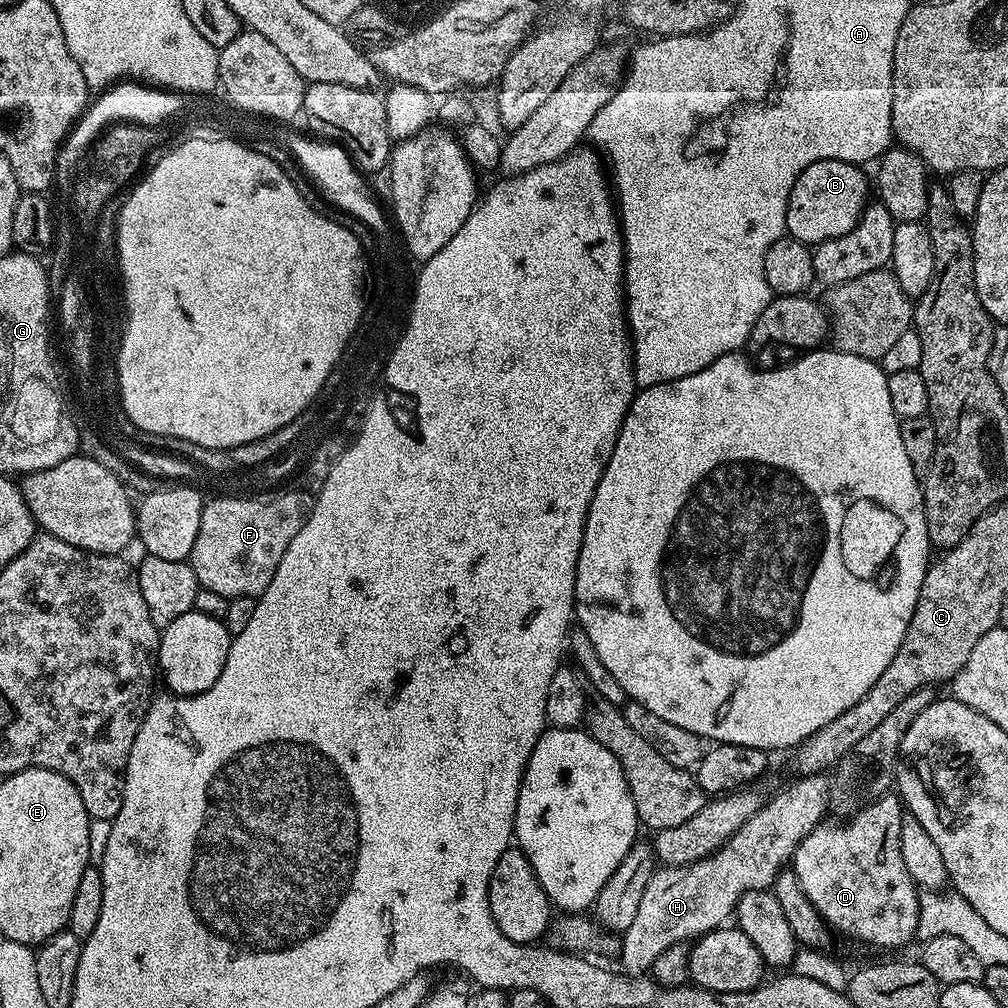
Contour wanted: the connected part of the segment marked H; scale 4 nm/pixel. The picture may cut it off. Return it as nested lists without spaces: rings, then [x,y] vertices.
[[[817,774],[815,776],[799,776],[793,779],[793,784],[788,784],[781,790],[777,796],[772,796],[761,803],[760,808],[754,814],[754,818],[750,818],[750,822],[746,822],[738,829],[733,836],[722,845],[714,854],[710,854],[706,858],[702,858],[693,864],[678,864],[675,866],[660,866],[652,873],[650,882],[646,882],[646,890],[642,893],[642,902],[638,902],[638,914],[634,914],[634,922],[630,922],[630,926],[622,934],[624,940],[620,944],[620,964],[619,967],[628,974],[644,974],[649,971],[654,962],[654,958],[658,958],[658,954],[662,954],[662,950],[670,950],[670,946],[682,944],[685,942],[695,941],[706,932],[712,932],[718,927],[727,925],[730,917],[735,913],[736,904],[742,898],[742,894],[746,894],[750,890],[768,890],[771,889],[773,882],[779,872],[785,871],[786,865],[791,861],[793,854],[796,852],[797,846],[802,842],[802,838],[806,838],[806,834],[810,834],[810,830],[814,830],[825,819],[824,811],[830,808],[830,793],[832,790],[832,781],[827,775]]]

